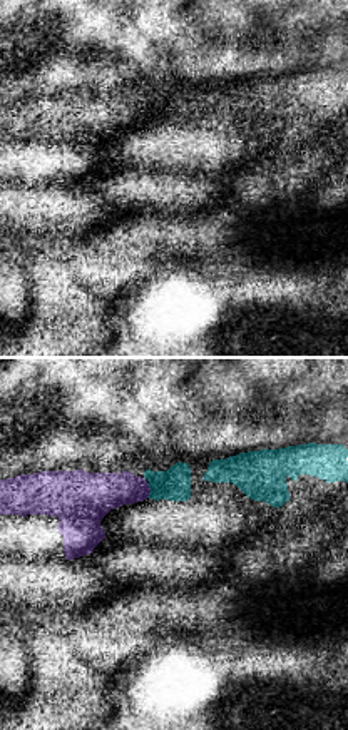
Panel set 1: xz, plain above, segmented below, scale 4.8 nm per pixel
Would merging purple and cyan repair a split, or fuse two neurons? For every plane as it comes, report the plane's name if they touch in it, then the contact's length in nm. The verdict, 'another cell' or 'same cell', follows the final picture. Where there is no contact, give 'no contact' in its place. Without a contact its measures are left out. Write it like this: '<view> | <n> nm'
xz | 70 nm

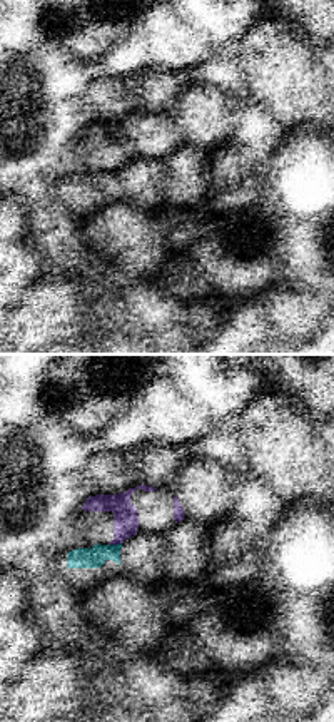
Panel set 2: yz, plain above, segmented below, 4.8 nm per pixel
yz | 70 nm

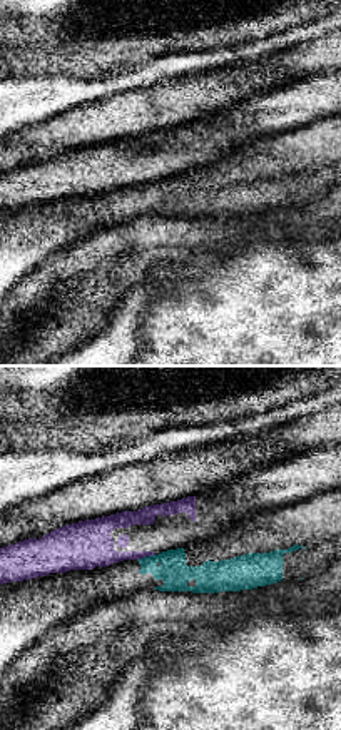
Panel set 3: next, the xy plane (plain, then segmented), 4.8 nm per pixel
xy | 90 nm

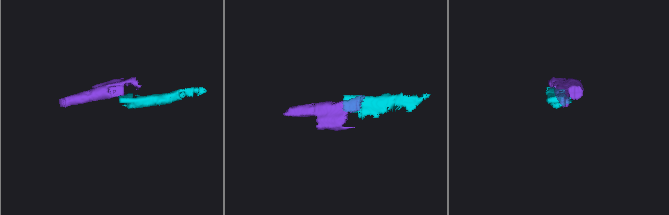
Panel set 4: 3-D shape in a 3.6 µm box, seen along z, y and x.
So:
another cell

